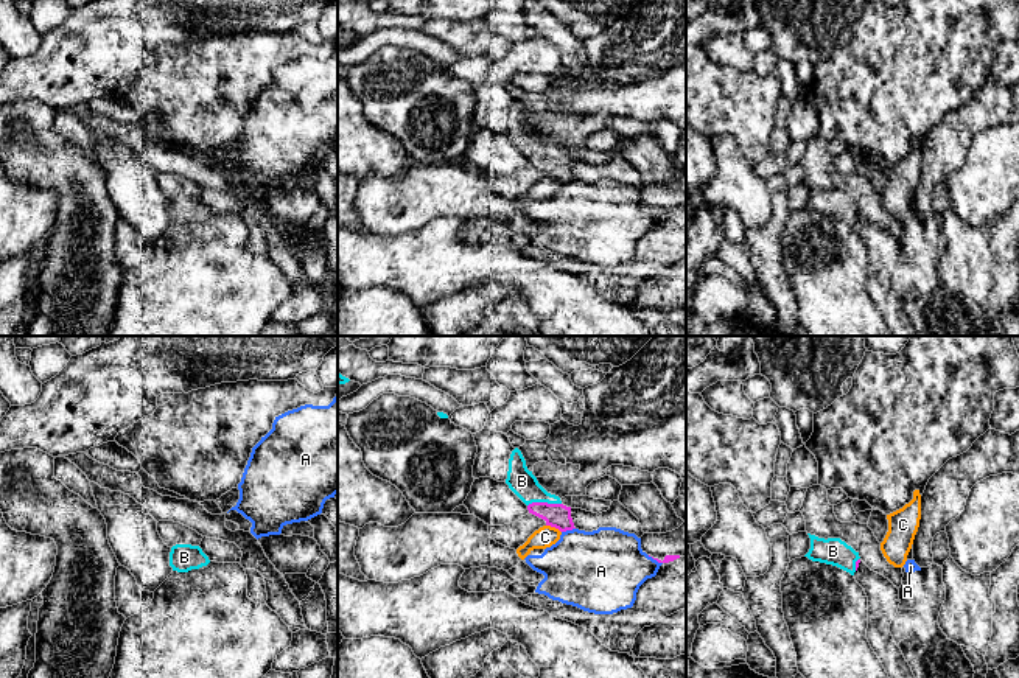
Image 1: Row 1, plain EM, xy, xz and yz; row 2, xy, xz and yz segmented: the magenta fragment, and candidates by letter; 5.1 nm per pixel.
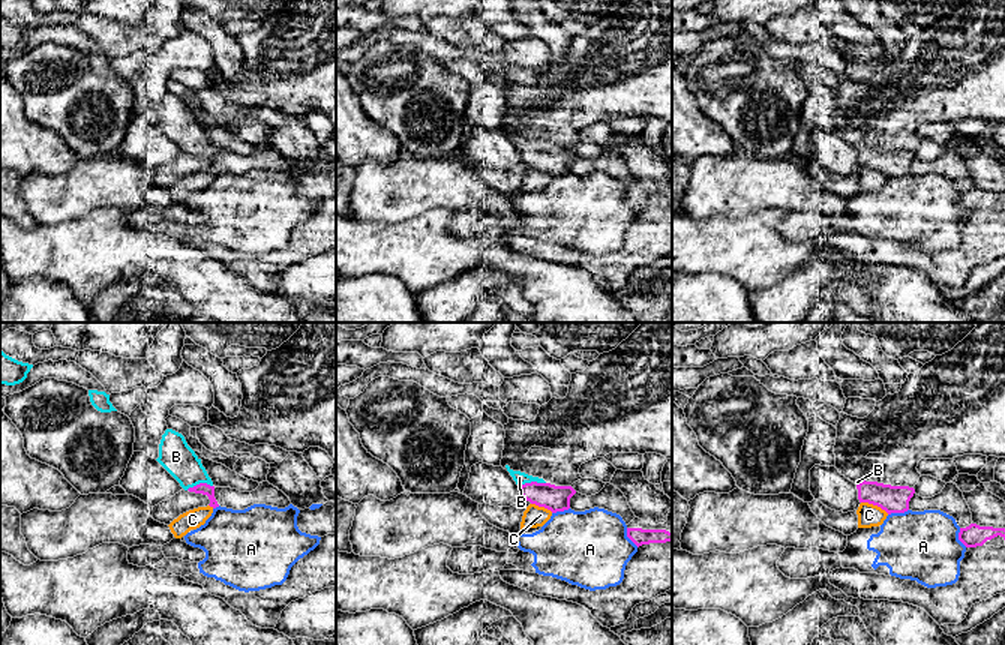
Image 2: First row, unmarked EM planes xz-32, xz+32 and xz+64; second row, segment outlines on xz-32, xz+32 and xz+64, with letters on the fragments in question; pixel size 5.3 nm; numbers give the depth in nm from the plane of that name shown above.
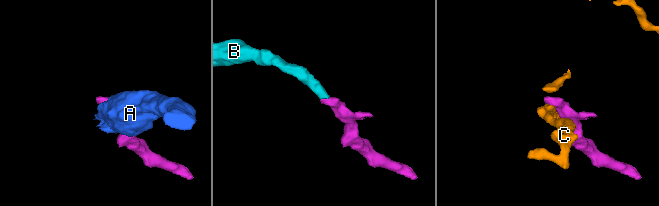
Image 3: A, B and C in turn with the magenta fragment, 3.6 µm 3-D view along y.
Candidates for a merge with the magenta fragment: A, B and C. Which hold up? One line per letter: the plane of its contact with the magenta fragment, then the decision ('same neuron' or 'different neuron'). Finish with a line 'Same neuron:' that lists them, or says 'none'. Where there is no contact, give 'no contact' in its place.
A: meets magenta in xz; different neuron
B: meets magenta in xz; same neuron
C: meets magenta in xz; different neuron
Same neuron: B

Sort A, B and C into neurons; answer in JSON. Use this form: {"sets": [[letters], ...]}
{"sets": [["A"], ["B"], ["C"]]}

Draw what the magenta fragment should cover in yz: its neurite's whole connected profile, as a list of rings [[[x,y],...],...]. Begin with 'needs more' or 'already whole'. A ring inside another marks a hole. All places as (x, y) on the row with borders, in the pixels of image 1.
needs more; [[[811,533],[807,535],[811,538],[811,549],[804,557],[807,557],[812,561],[837,566],[854,575],[860,563],[859,552],[856,552],[840,538],[825,540]]]

